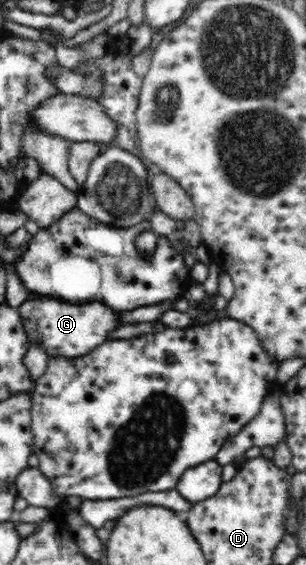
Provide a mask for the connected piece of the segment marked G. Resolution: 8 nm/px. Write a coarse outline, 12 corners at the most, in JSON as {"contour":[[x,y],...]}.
{"contour":[[41,294],[17,310],[50,359],[109,341],[122,312]]}

